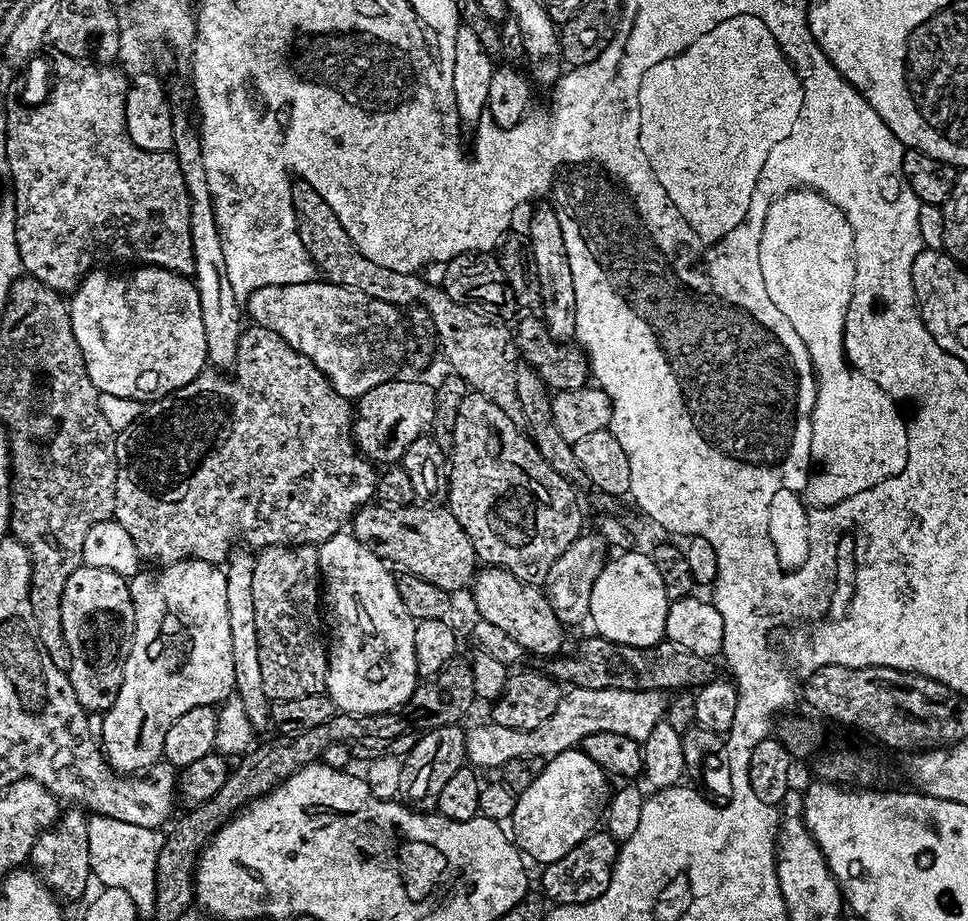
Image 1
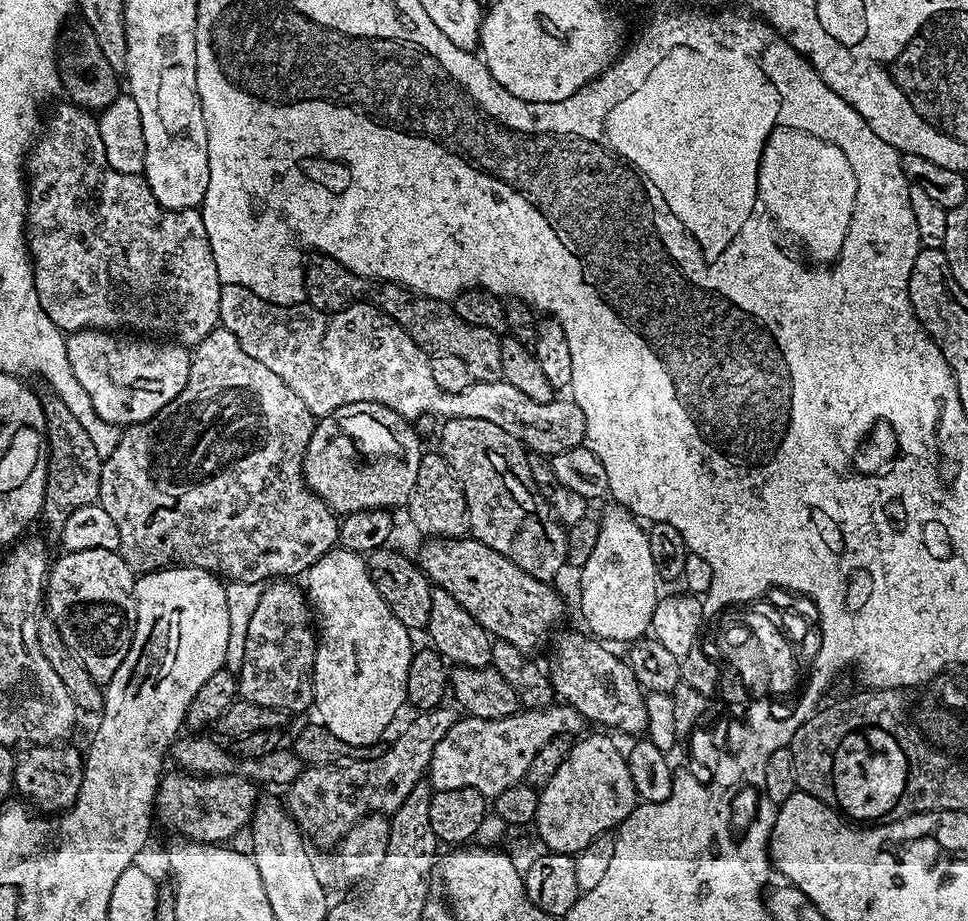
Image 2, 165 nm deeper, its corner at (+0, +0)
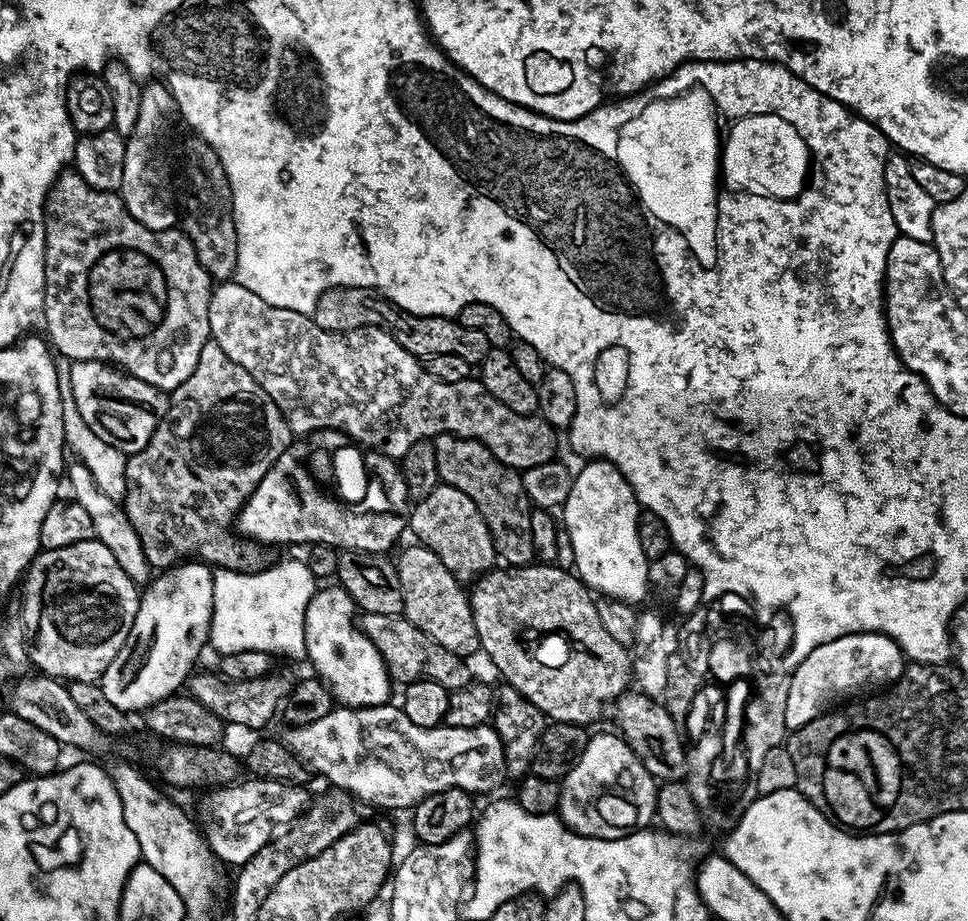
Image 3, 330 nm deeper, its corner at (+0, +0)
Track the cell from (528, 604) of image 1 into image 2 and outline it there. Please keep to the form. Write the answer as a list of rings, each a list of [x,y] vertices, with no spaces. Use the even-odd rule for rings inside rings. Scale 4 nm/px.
[[[564,632],[556,641],[551,641],[550,679],[555,695],[579,716],[584,717],[585,721],[592,723],[593,720],[594,723],[601,724],[601,729],[617,728],[620,732],[647,733],[645,693],[635,680],[634,671],[627,659],[620,657],[619,660],[608,649],[611,647],[607,643],[589,638],[581,632]]]

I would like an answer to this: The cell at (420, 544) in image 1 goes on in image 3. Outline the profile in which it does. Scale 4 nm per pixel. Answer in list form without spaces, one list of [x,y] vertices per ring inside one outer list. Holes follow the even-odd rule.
[[[539,562],[520,567],[496,566],[471,585],[470,599],[480,652],[488,655],[489,662],[500,671],[499,679],[538,706],[549,721],[592,726],[607,704],[609,707],[629,691],[633,683],[629,649],[616,642],[602,626],[593,593],[571,571]]]

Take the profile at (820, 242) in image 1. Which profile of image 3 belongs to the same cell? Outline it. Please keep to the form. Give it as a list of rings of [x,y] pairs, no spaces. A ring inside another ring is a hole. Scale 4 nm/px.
[[[756,116],[756,120],[728,120],[712,132],[712,212],[724,208],[726,194],[752,188],[752,192],[792,199],[799,195],[805,184],[806,162],[816,162],[816,150],[804,152],[804,132],[788,128],[776,116]]]

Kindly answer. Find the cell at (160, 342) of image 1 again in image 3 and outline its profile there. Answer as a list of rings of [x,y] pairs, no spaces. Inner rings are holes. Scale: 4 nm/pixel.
[[[73,360],[71,365],[70,386],[82,422],[86,422],[102,442],[110,442],[110,446],[125,454],[141,452],[160,425],[160,419],[167,414],[169,397],[142,382],[142,378],[129,376],[119,367],[109,366],[102,360]]]

